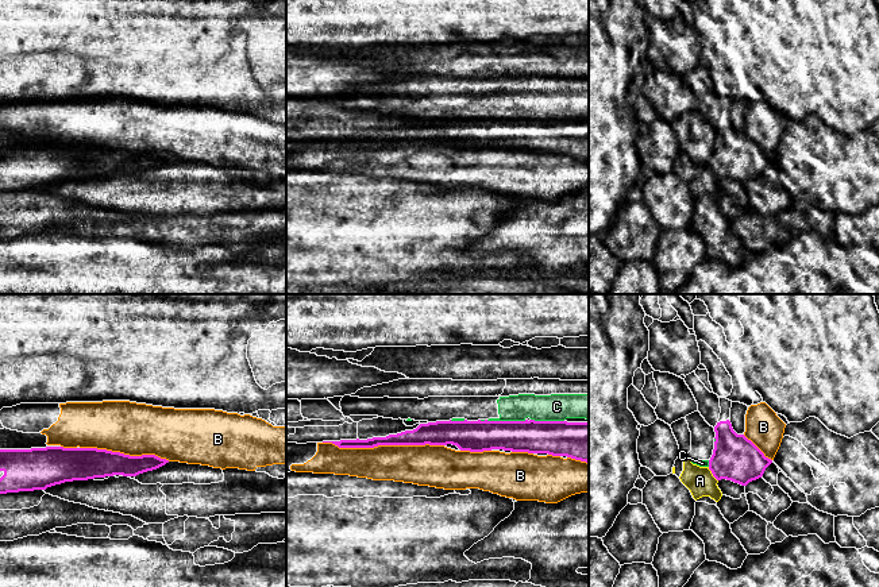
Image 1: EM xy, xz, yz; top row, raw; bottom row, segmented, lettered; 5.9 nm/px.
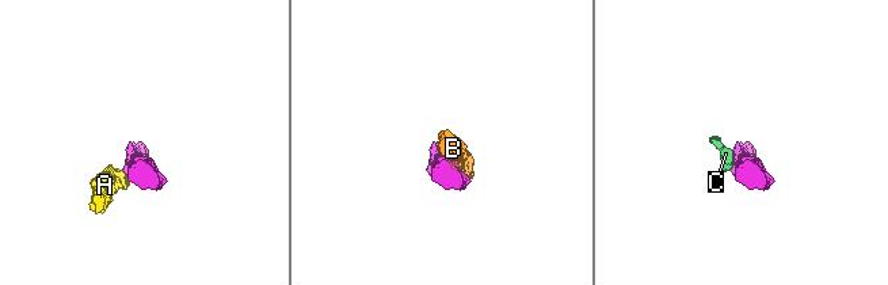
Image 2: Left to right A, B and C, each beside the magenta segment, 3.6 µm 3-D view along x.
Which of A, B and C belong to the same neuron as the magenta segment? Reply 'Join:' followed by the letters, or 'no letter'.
Join: no letter

